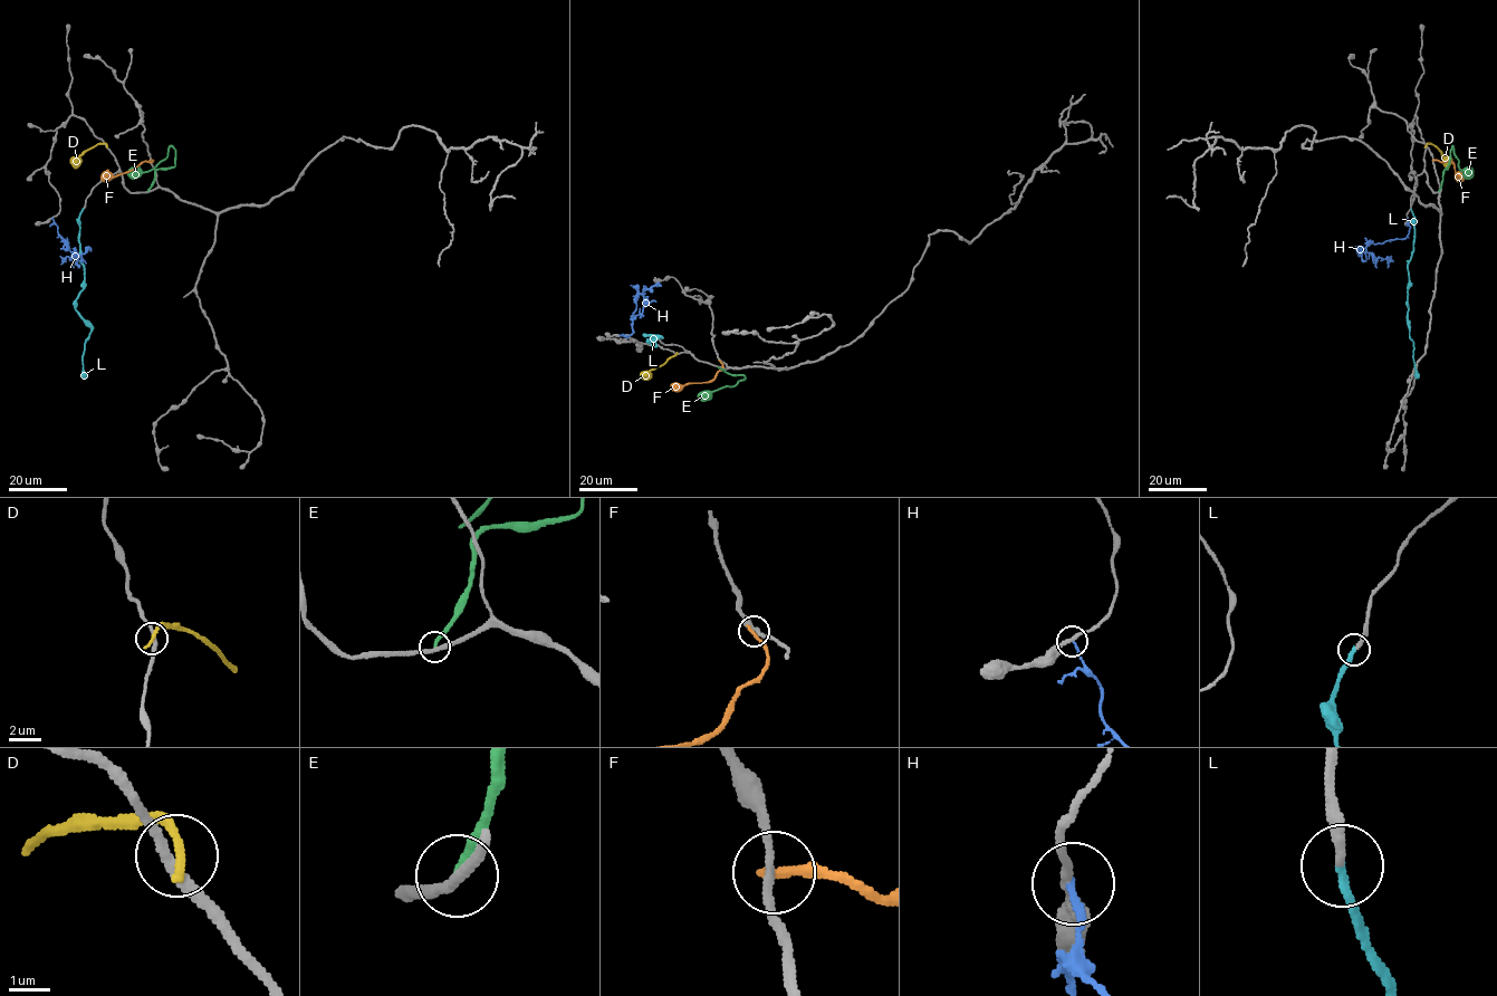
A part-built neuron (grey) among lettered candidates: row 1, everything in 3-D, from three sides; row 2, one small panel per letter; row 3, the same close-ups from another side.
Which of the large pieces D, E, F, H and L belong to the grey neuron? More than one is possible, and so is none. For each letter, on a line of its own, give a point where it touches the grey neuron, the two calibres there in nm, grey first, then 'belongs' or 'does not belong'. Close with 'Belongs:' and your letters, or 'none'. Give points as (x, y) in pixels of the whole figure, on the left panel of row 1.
D: meets grey at (106, 145); 280 nm thick on the grey side, 280 nm on the other; does not belong
E: meets grey at (147, 191); 240 nm thick on the grey side, 180 nm on the other; does not belong
F: meets grey at (150, 160); 200 nm thick on the grey side, 240 nm on the other; does not belong
H: meets grey at (51, 218); 240 nm thick on the grey side, 170 nm on the other; does not belong
L: meets grey at (83, 209); 260 nm thick on the grey side, 240 nm on the other; belongs
Belongs: L

